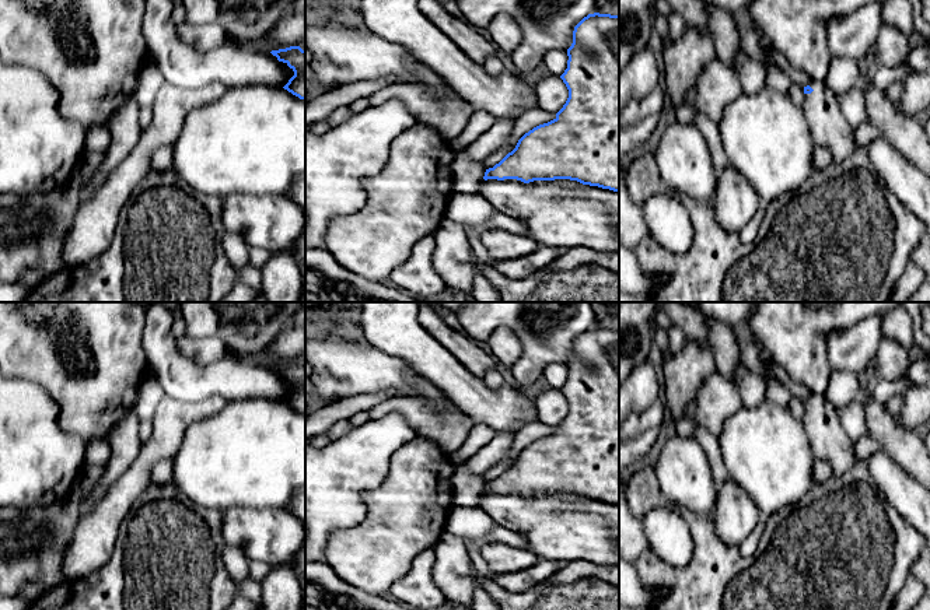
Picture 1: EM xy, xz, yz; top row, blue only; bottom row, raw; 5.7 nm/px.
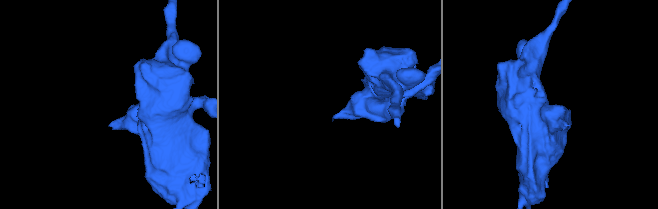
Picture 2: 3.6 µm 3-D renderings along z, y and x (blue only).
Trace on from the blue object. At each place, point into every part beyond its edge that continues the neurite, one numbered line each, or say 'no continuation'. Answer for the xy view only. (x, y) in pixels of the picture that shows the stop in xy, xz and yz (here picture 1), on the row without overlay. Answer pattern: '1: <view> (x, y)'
no continuation

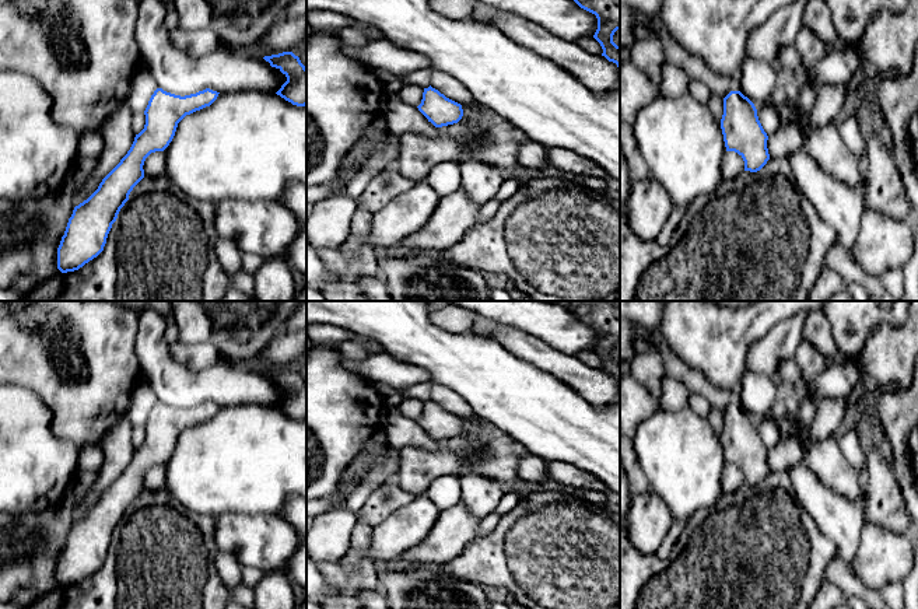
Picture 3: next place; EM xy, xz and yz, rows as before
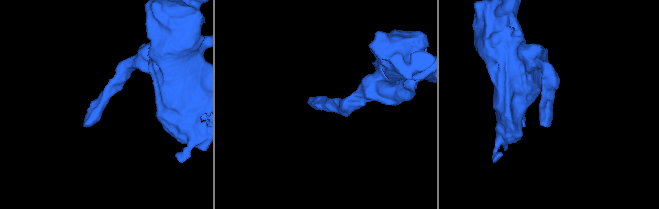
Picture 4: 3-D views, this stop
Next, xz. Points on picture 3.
no continuation

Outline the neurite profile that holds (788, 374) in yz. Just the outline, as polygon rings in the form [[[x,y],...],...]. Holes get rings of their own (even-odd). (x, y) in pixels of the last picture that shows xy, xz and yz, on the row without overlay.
[[[793,358],[782,360],[779,363],[774,381],[779,389],[786,389],[798,384],[805,385]]]

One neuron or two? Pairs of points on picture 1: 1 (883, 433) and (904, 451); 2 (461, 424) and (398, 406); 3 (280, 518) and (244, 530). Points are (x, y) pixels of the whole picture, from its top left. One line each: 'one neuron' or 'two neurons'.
1: one neuron
2: one neuron
3: one neuron

